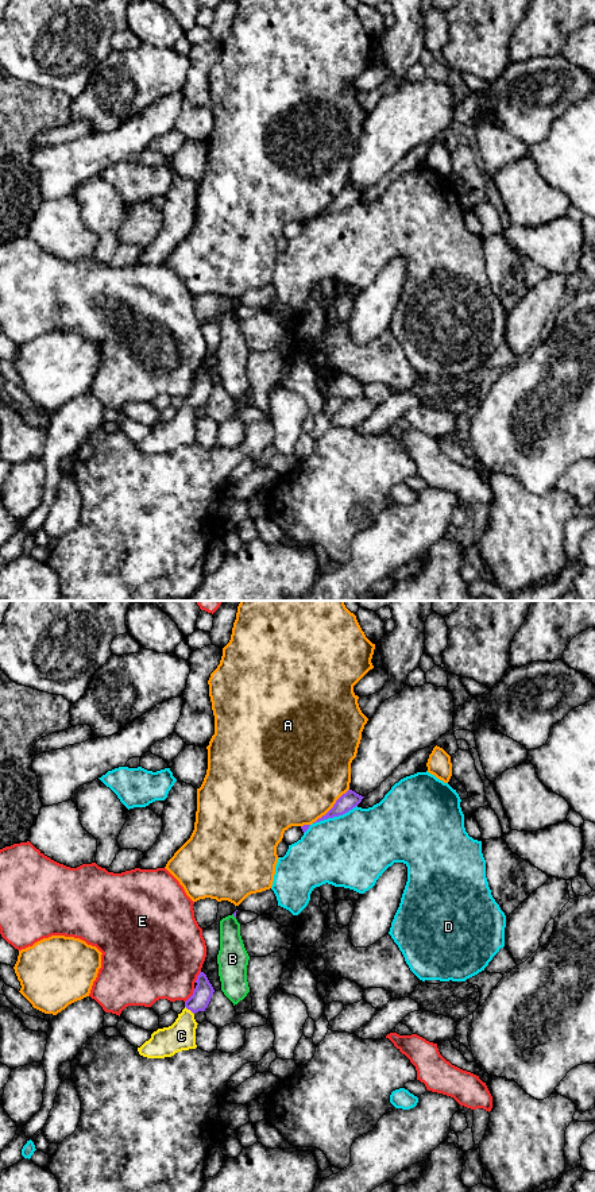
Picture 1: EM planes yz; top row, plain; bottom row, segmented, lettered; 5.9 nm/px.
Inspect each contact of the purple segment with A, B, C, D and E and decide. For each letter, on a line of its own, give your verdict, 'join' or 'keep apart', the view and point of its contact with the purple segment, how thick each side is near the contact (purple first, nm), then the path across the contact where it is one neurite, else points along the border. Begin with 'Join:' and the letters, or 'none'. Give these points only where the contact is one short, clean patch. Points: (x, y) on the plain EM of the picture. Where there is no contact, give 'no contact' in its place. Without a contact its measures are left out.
Join: C
A: keep apart; contact yz (332, 203); calibres 100 and 500 nm
B: keep apart; contact yz (234, 311); calibres 20 and 180 nm
C: join; contact yz (189, 404); calibres 120 and 180 nm; way yz (203, 388), (189, 404), (181, 431)
D: keep apart; contact yz (335, 211); calibres 100 and 440 nm
E: keep apart; contact yz (192, 390); calibres 120 and 420 nm

